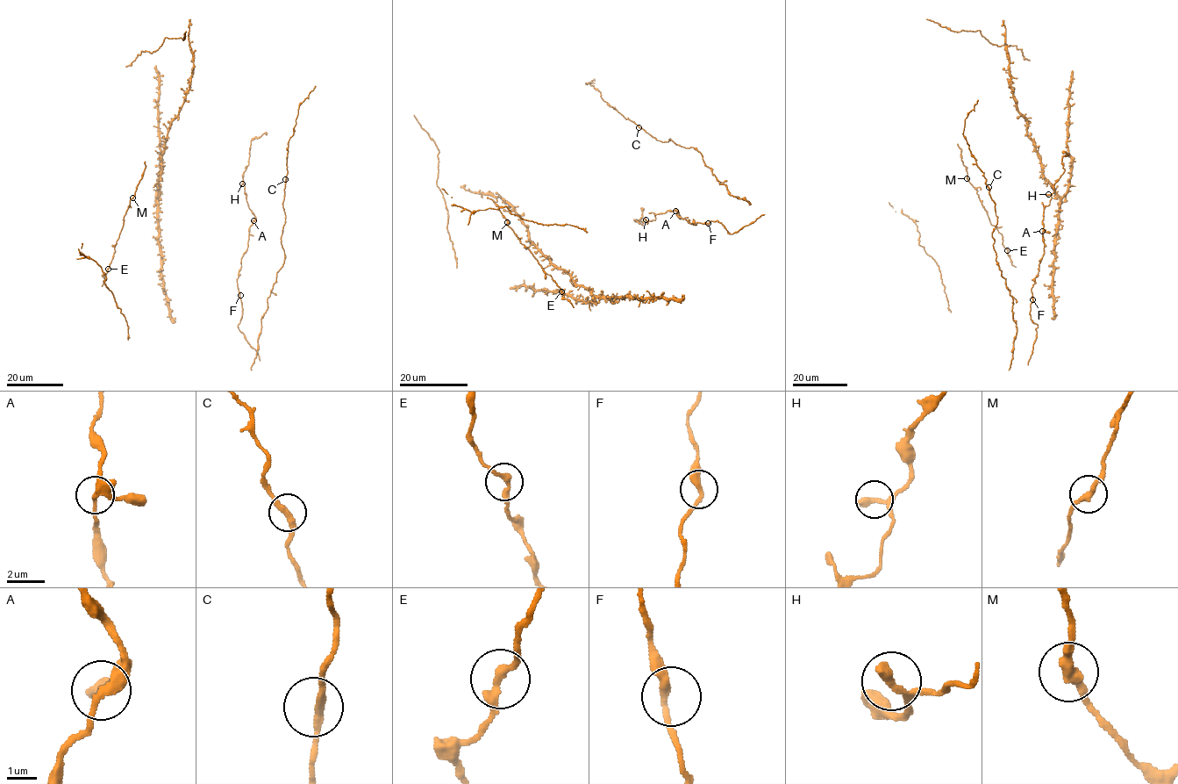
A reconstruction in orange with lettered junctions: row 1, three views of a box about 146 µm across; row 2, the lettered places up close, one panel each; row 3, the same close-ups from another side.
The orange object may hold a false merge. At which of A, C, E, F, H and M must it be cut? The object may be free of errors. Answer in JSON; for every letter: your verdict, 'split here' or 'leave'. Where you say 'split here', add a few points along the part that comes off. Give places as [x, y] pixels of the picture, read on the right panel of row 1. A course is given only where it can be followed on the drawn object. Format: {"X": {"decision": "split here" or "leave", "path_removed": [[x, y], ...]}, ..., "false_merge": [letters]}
{"A": {"decision": "leave"}, "C": {"decision": "leave"}, "E": {"decision": "leave"}, "F": {"decision": "leave"}, "H": {"decision": "leave"}, "M": {"decision": "leave"}, "false_merge": []}

